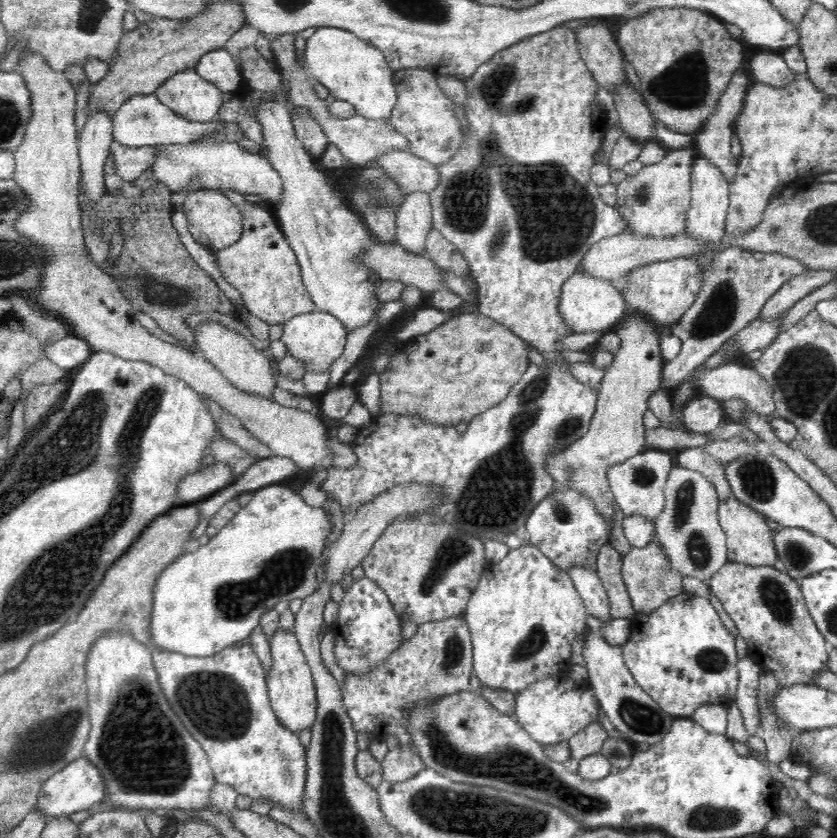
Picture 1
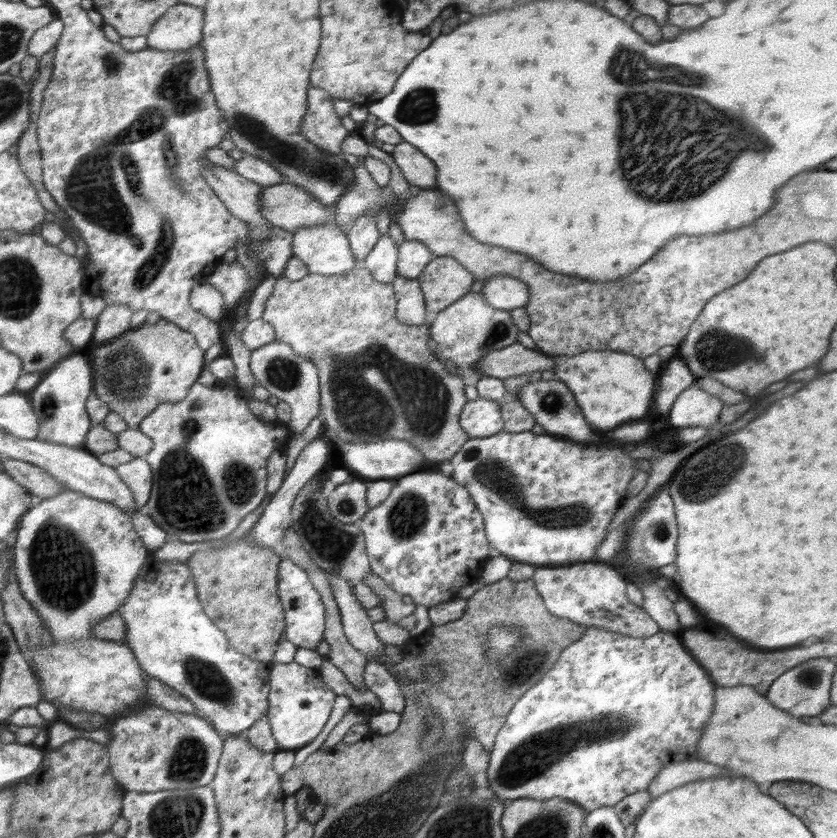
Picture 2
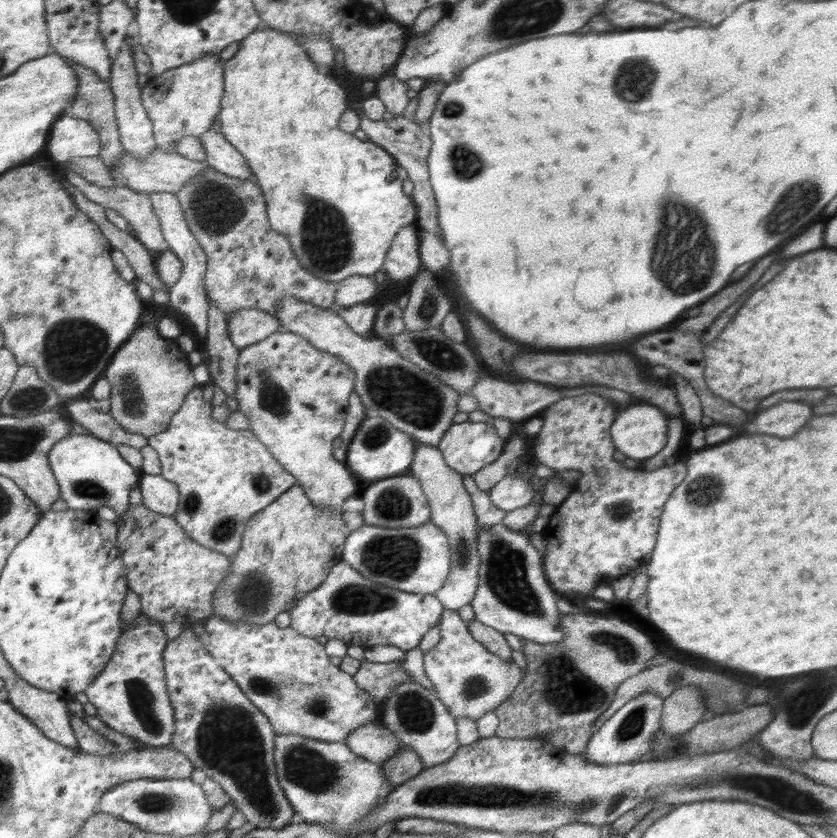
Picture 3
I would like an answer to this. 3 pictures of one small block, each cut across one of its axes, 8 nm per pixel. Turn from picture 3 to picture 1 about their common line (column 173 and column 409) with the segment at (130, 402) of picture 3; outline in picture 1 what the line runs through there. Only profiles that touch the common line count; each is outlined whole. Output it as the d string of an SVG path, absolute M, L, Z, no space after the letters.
M480 313L459 314L450 318L448 322L440 324L426 334L409 338L397 348L385 370L377 375L381 386L377 416L409 414L442 426L455 426L462 420L469 423L472 418L496 406L507 397L512 386L522 378L530 364L530 347L532 345L509 328Z

